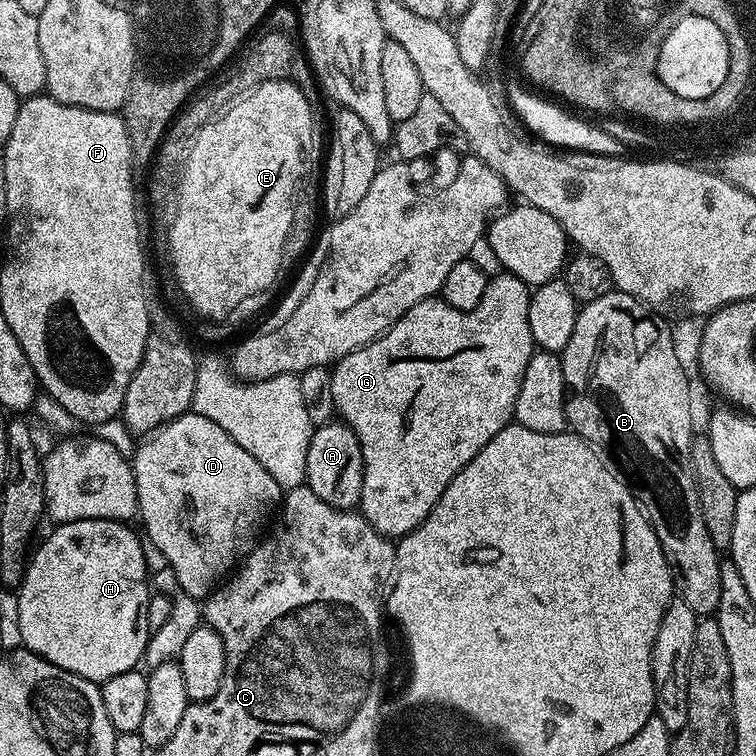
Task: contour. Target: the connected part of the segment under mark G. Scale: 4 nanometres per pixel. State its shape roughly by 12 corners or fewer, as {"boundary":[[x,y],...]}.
{"boundary":[[529,285],[418,302],[337,360],[359,511],[399,538],[507,424]]}

